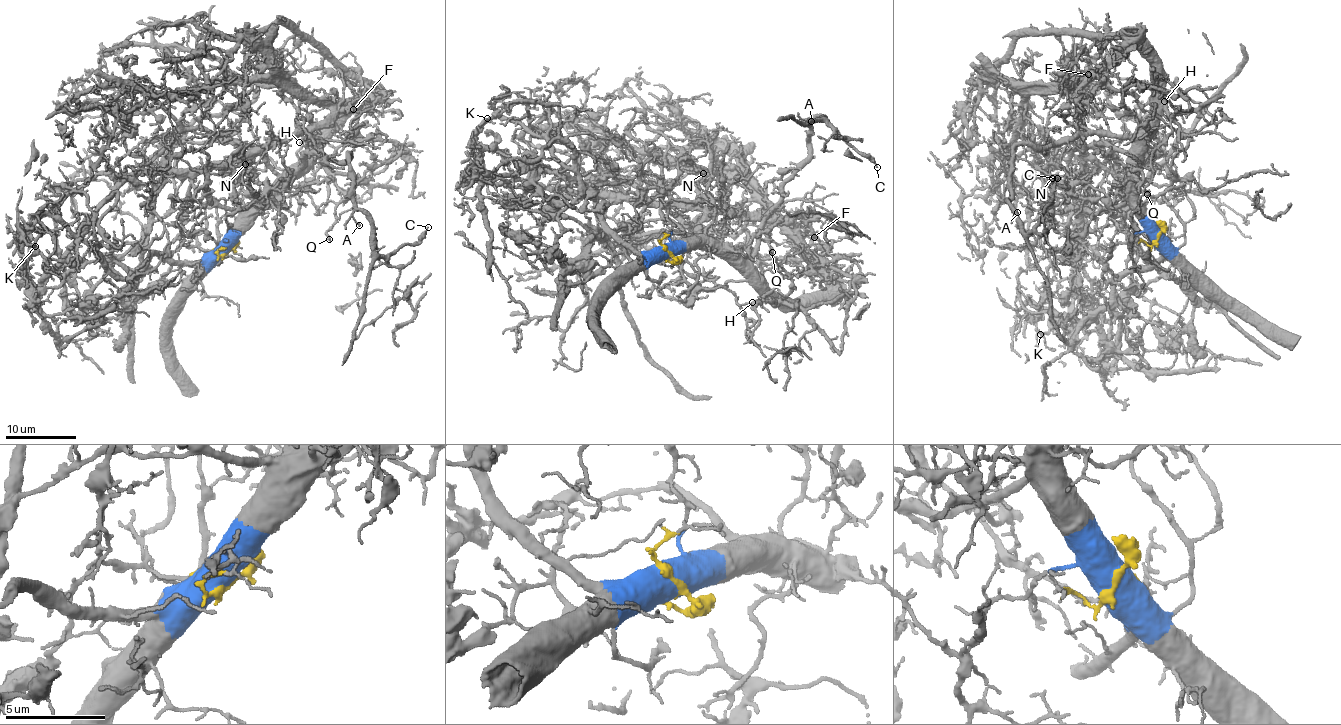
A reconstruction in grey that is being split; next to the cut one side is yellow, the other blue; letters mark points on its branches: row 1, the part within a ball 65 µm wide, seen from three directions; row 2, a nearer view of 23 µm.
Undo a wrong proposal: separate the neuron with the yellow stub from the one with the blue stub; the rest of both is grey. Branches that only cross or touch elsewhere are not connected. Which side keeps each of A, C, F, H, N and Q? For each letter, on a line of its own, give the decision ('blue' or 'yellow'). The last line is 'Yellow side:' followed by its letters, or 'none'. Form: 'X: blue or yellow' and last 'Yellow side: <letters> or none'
A: blue
C: blue
F: yellow
H: blue
N: yellow
Q: blue
Yellow side: F, N

